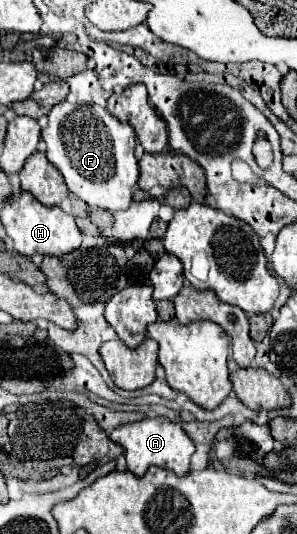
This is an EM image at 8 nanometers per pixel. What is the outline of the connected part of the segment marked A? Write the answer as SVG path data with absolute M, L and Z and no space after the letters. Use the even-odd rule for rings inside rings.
M150 418L150 420L140 420L132 424L118 426L110 438L124 448L124 456L128 462L128 470L134 476L144 476L150 466L160 466L176 472L178 476L184 476L190 472L190 456L194 454L194 442L186 436L180 424L170 422L168 418Z

